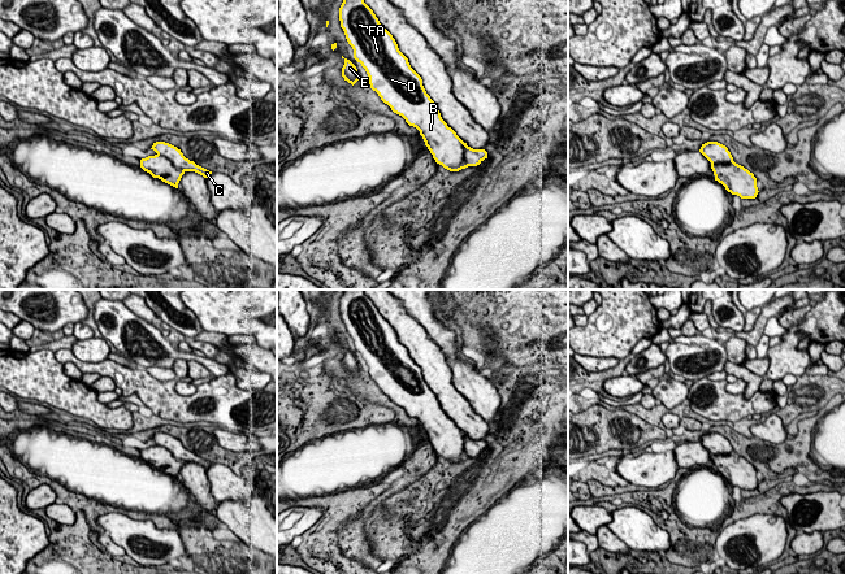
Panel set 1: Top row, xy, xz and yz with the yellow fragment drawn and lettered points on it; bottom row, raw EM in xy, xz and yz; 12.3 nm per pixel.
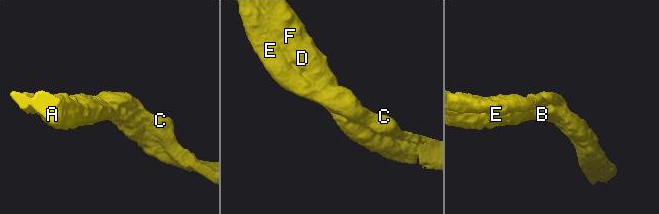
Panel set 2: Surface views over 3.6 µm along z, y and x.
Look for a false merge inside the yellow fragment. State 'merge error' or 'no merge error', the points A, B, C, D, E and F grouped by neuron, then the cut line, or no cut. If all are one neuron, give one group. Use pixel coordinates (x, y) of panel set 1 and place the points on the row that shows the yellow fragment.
no merge error; A B C D E F; no cut

